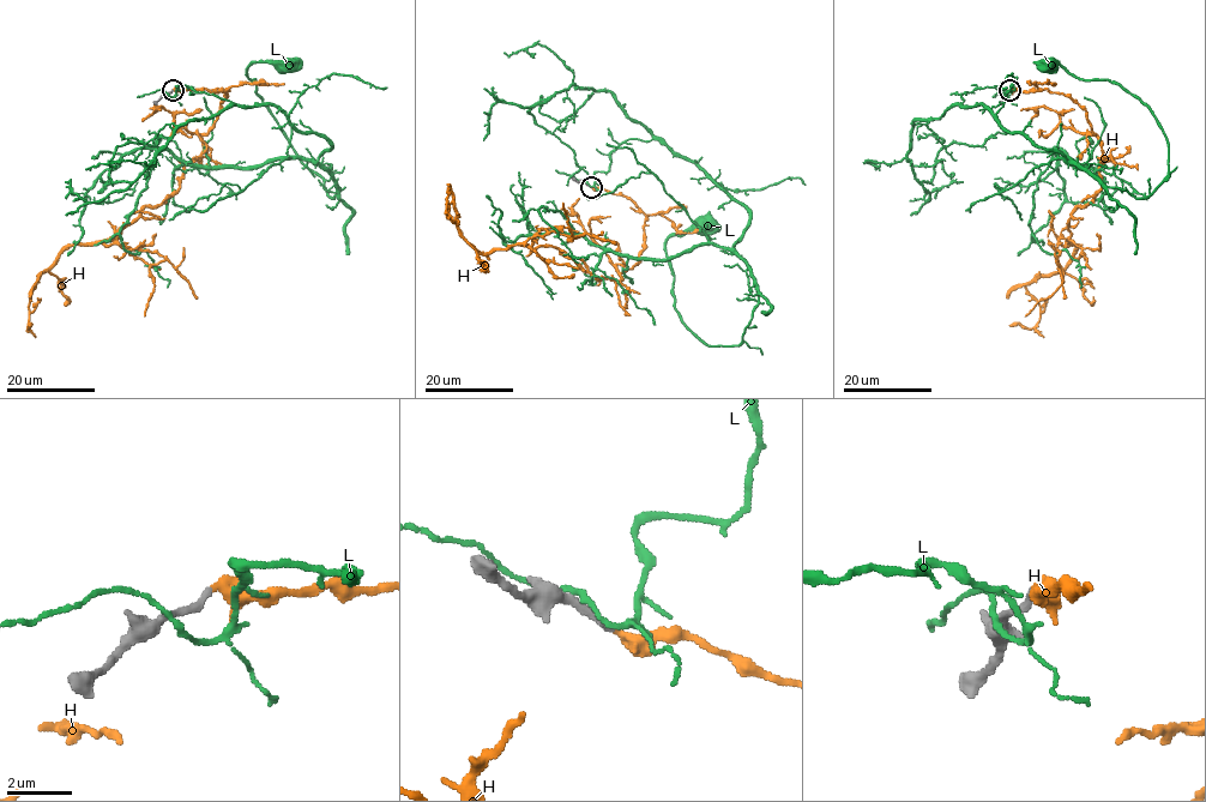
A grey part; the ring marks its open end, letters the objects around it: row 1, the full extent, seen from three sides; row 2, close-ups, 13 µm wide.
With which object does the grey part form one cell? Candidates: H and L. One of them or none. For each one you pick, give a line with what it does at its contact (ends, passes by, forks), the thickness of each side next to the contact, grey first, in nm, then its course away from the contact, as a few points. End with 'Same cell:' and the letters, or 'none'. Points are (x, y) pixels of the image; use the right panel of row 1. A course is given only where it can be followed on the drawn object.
H: it passes by; calibres 240 and 280 nm; course (1009, 90), (1069, 95), (1103, 152), (1102, 187), (1069, 221), (1073, 259), (1025, 287), (1039, 321), (1009, 325)
Same cell: H

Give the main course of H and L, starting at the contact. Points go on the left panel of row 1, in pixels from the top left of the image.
H: (173, 90), (227, 90), (201, 152), (161, 204), (145, 206), (108, 239), (62, 252), (32, 287), (30, 325)
L: (168, 92), (276, 106), (320, 133), (333, 198), (247, 76), (253, 62), (287, 66)

